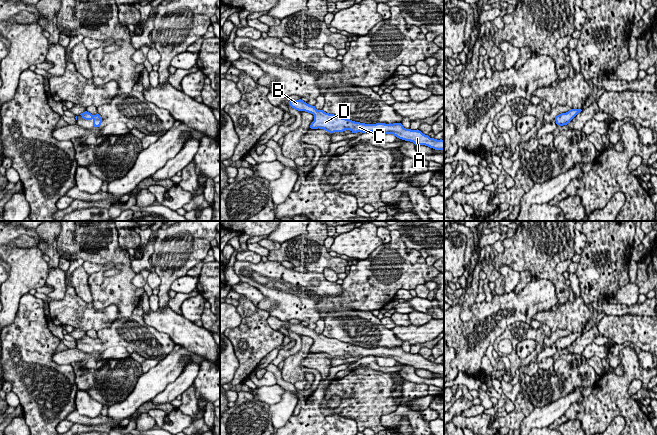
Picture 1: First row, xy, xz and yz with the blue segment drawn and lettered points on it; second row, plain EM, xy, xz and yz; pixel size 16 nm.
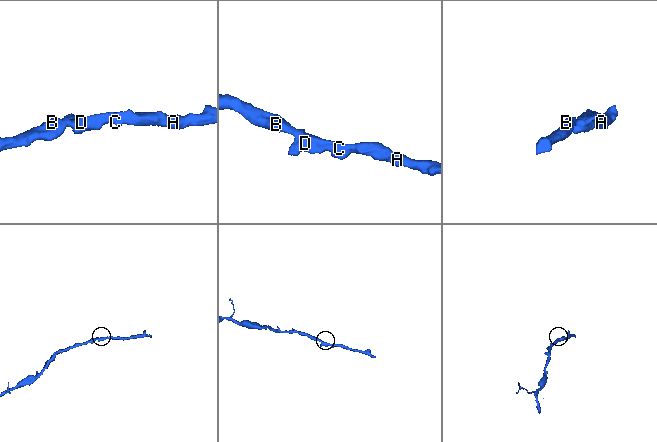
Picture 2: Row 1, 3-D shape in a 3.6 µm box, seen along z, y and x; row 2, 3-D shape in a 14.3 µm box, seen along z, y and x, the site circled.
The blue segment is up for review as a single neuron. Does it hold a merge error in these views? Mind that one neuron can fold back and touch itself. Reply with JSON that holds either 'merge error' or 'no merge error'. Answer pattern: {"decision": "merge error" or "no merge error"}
{"decision": "no merge error"}

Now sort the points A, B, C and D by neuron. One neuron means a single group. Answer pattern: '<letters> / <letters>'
A B C D

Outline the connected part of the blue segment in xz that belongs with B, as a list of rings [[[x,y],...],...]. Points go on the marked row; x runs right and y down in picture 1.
[[[301,99],[290,100],[289,105],[295,110],[305,111],[314,115],[314,121],[310,125],[311,129],[324,129],[329,133],[350,130],[352,133],[360,132],[361,134],[366,132],[393,134],[397,138],[413,142],[415,145],[425,145],[435,150],[444,151],[444,140],[430,138],[418,129],[406,129],[401,123],[365,124],[355,122],[334,114],[326,113],[323,110],[317,110],[315,106],[309,105]]]

